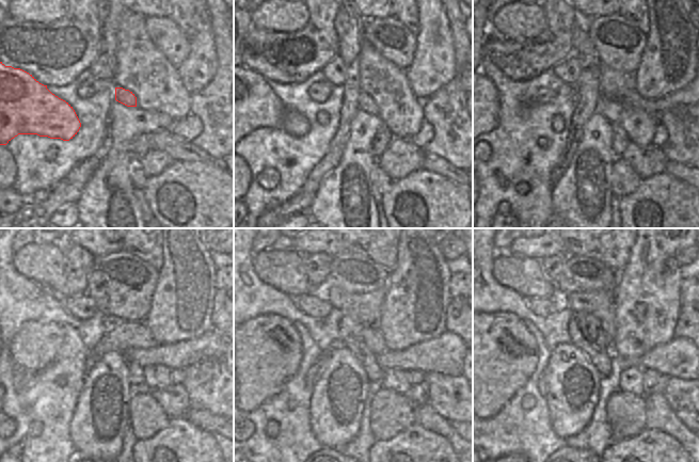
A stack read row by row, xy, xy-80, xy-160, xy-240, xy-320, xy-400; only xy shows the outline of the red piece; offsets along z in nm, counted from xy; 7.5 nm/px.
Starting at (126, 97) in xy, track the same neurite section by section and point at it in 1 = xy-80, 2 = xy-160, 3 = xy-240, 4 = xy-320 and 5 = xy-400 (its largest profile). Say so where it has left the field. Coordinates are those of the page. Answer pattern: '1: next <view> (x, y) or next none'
1: next xy-80 (366, 104)
2: next xy-160 (612, 110)
3: next xy-240 (178, 355)
4: next xy-320 (445, 353)
5: next xy-400 (680, 357)

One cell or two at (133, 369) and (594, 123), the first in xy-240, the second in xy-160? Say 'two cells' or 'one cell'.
two cells

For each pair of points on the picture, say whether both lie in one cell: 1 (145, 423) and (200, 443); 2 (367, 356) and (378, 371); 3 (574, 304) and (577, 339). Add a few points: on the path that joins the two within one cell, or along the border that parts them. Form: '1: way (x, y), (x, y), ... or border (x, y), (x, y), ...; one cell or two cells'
1: border (171, 418), (164, 428), (152, 436), (139, 439); two cells
2: way (367, 360), (375, 368); one cell
3: border (572, 311), (577, 312); two cells

